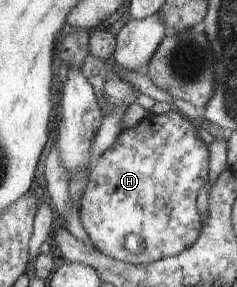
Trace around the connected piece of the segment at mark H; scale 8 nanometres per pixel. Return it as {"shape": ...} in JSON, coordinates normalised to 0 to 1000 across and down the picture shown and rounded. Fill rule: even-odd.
{"shape":[[[738,380],[696,397],[616,401],[557,446],[506,460],[489,498],[409,554],[325,714],[392,854],[435,885],[540,920],[629,920],[751,889],[840,836],[857,774],[827,700],[844,659],[886,638],[890,523],[844,484],[831,436]],[[540,812],[582,812],[603,829],[612,868],[599,882],[574,889],[532,868]]]}

